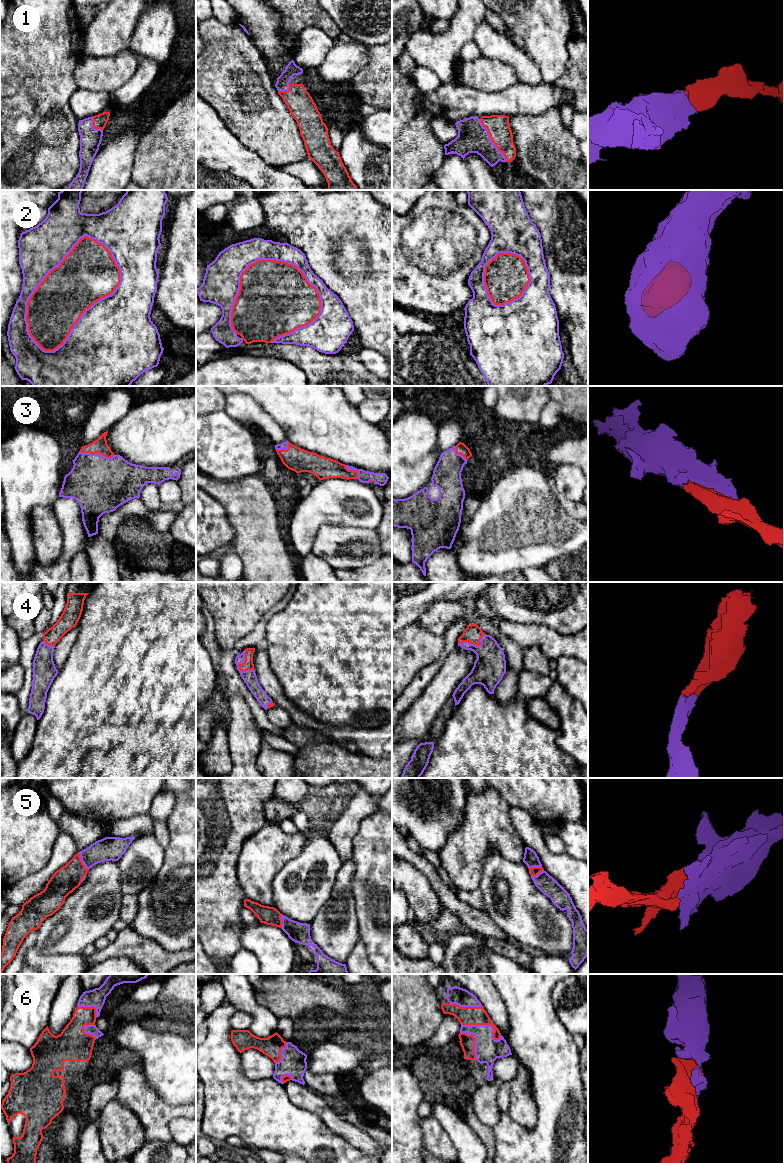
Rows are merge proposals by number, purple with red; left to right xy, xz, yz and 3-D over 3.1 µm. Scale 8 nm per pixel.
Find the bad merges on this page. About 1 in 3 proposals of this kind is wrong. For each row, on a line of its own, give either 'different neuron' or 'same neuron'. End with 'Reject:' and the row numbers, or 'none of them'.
1: same neuron
2: same neuron
3: same neuron
4: same neuron
5: same neuron
6: same neuron
Reject: none of them

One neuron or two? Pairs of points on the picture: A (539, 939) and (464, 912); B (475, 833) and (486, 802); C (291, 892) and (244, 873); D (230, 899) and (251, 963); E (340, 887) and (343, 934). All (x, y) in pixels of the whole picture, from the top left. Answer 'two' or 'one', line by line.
A: two
B: one
C: two
D: two
E: one

